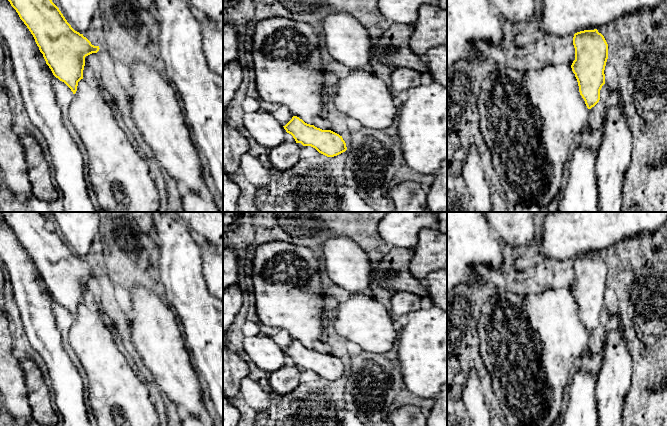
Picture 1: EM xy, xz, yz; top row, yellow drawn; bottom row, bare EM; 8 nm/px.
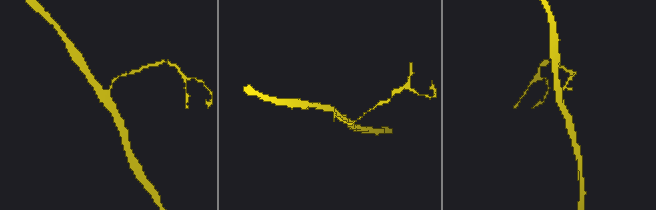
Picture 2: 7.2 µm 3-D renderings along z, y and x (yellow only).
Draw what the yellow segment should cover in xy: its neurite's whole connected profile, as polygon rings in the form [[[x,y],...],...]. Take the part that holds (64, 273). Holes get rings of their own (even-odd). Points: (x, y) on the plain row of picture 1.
[[[2,212],[2,214],[33,259],[53,299],[64,306],[75,318],[78,306],[83,303],[85,281],[97,277],[100,273],[99,270],[92,269],[83,258],[71,251],[59,232],[44,217],[43,212]]]

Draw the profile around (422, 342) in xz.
[[[432,305],[406,315],[396,347],[408,390],[422,398],[436,399],[442,388],[447,386],[447,312]]]

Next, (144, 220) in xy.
[[[126,212],[133,220],[136,221],[139,229],[149,236],[154,237],[153,212]]]

